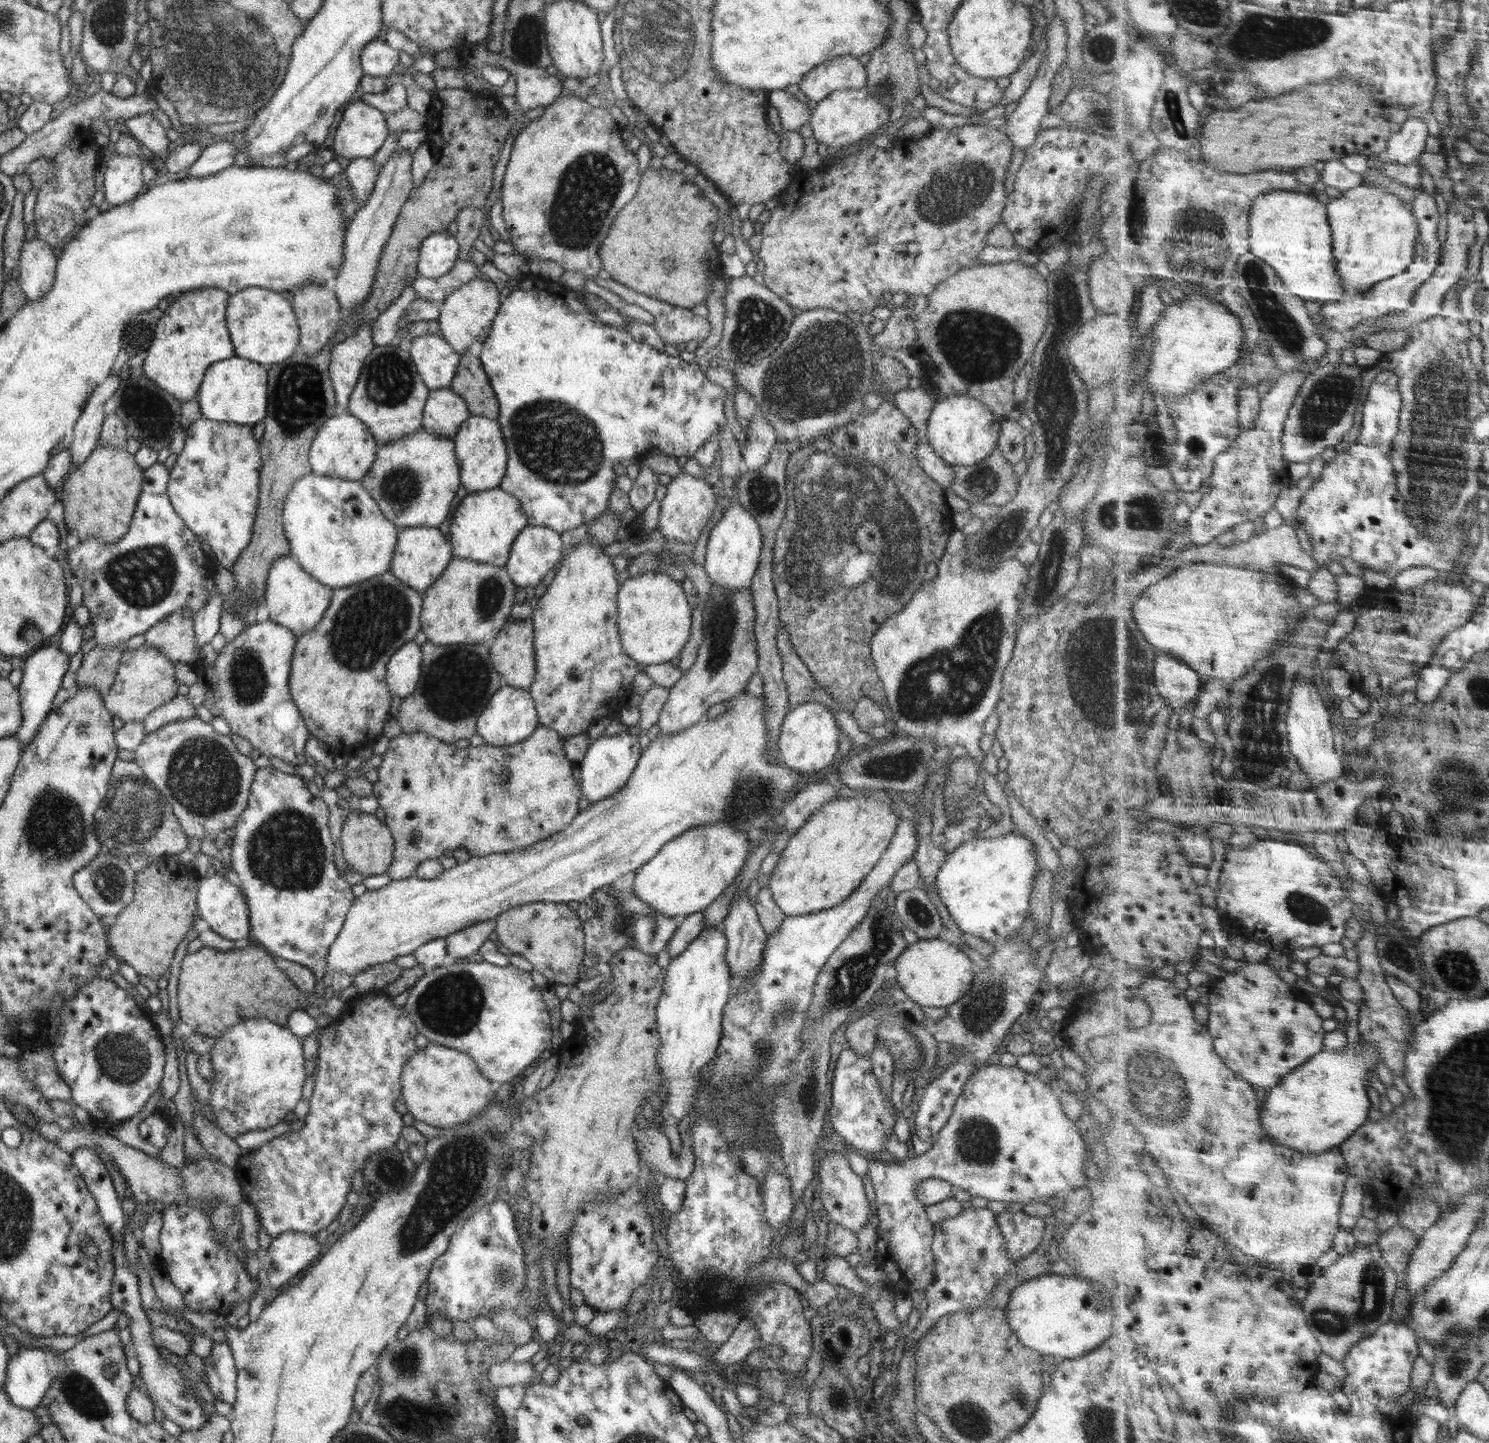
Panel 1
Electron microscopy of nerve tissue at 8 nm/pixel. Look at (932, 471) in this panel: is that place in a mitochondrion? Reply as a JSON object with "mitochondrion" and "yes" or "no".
{"mitochondrion":"no"}

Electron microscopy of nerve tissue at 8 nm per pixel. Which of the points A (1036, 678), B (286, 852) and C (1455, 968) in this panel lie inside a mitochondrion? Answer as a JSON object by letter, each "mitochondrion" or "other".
{"A":"other","B":"mitochondrion","C":"mitochondrion"}

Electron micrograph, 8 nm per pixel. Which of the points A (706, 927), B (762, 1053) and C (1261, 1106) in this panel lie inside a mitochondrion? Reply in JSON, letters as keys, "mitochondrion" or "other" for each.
{"A":"other","B":"mitochondrion","C":"other"}

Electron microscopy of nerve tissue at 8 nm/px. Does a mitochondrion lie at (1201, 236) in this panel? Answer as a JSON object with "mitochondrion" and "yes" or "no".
{"mitochondrion":"yes"}

